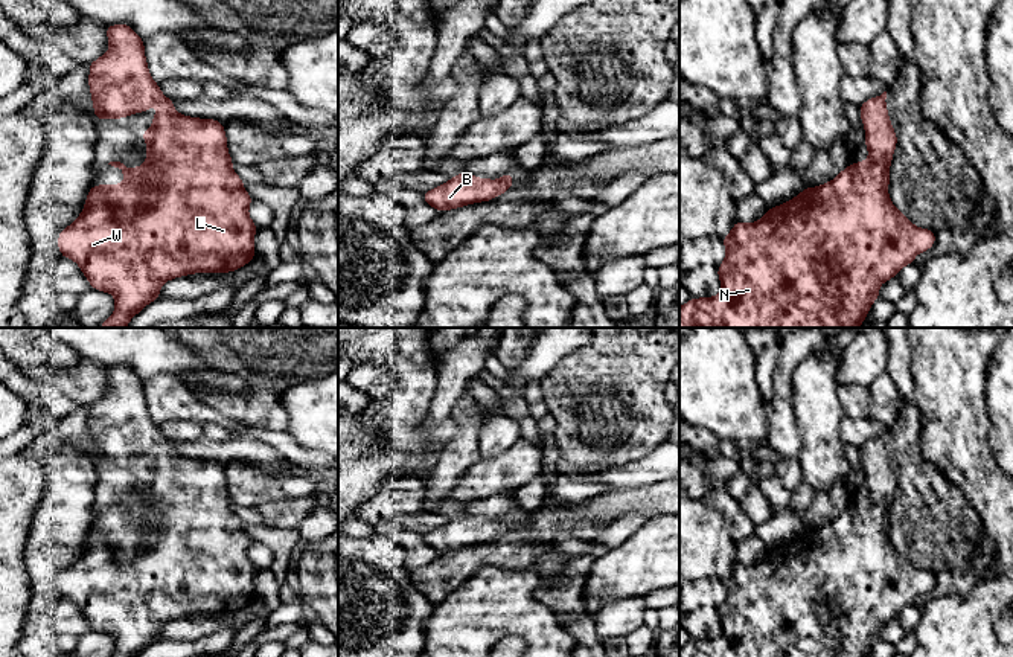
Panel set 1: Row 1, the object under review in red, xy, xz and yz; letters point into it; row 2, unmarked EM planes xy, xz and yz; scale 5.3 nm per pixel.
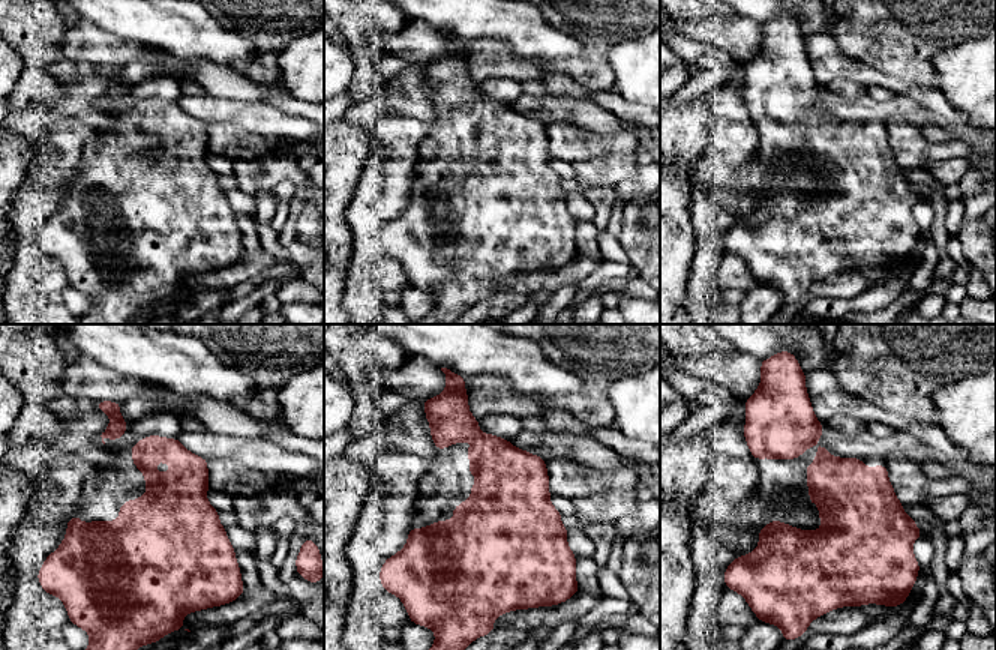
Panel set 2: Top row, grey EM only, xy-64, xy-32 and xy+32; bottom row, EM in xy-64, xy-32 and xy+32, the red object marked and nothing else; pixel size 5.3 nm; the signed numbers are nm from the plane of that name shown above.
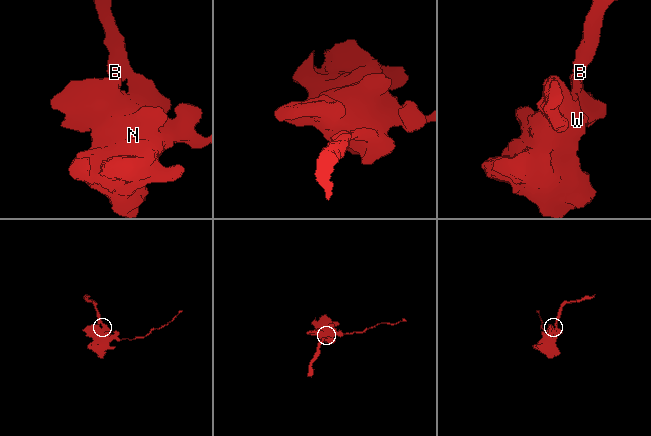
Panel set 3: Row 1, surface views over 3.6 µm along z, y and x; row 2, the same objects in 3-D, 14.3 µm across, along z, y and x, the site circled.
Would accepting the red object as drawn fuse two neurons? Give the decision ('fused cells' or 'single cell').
single cell

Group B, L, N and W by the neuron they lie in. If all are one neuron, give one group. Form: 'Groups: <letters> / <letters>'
Groups: B L N W

